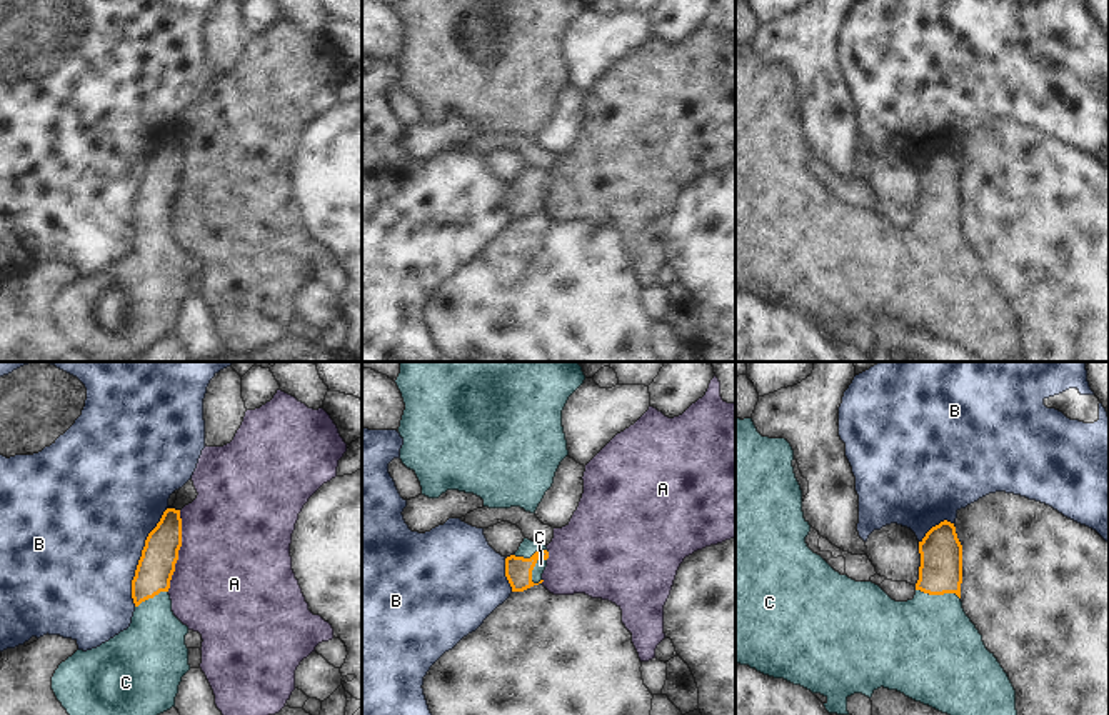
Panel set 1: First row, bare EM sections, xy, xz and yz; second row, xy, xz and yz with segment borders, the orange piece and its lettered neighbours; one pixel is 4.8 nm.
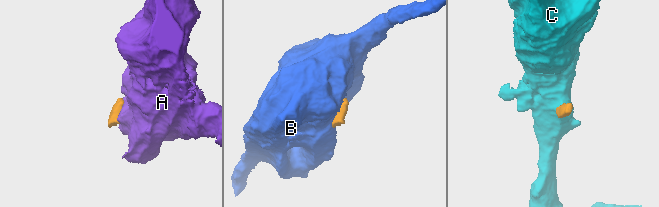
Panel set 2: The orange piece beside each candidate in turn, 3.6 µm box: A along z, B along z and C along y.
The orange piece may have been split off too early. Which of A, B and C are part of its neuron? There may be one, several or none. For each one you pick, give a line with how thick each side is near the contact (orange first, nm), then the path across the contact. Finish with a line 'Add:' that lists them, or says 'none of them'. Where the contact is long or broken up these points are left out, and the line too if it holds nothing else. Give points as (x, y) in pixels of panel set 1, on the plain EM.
C: Thickness 200 nm (orange) against 460 nm. Path across: yz (941, 179), (938, 220), (928, 270)
Add: C.

